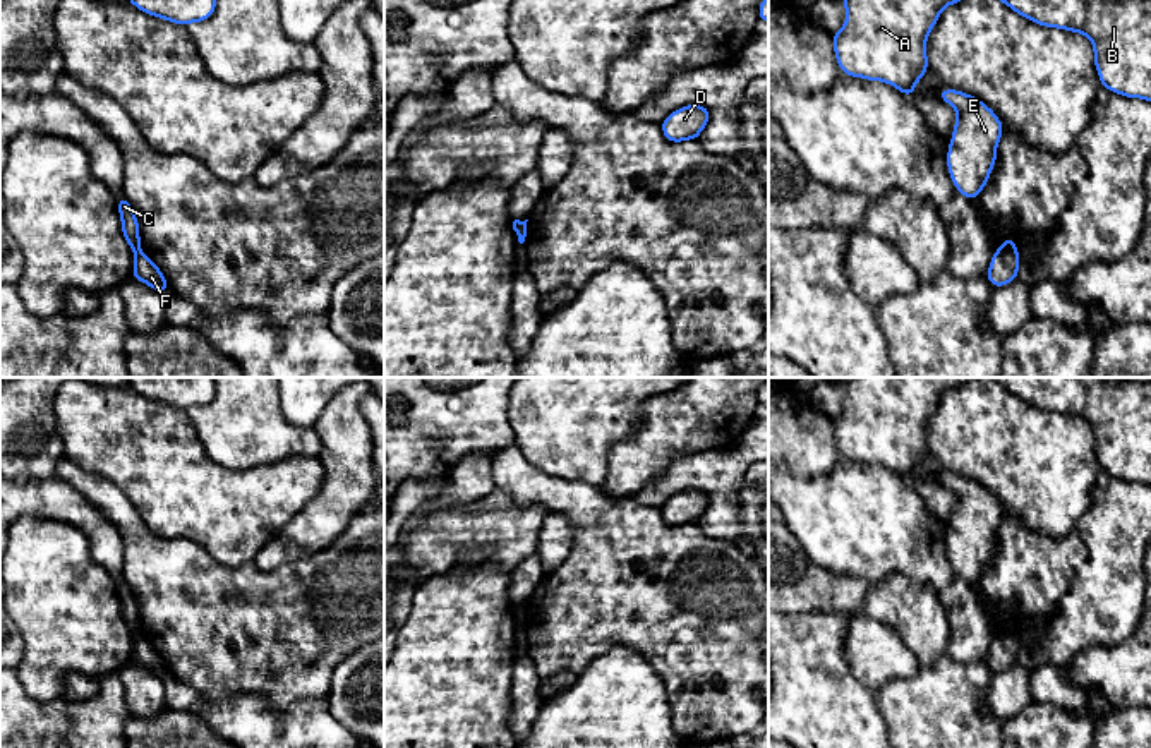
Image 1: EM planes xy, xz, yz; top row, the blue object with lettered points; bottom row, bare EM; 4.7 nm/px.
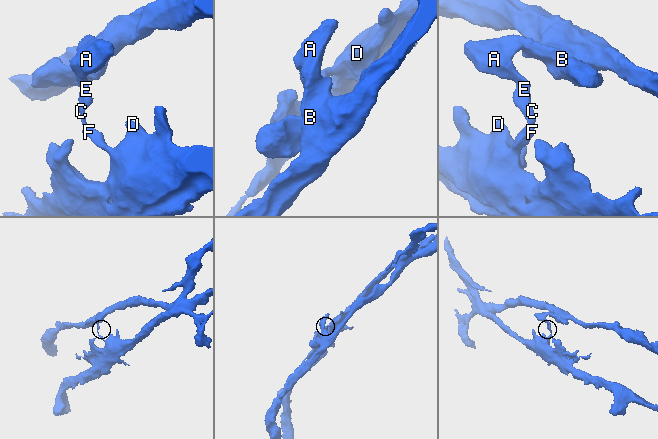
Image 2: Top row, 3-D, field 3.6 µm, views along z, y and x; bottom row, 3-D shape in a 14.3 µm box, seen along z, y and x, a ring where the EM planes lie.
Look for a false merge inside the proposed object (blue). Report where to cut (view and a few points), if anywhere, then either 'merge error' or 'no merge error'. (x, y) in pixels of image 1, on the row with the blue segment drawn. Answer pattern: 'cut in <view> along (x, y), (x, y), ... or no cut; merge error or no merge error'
cut in yz along (997, 249), (1014, 251); merge error

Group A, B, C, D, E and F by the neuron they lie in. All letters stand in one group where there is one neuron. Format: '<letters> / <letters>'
A B C E / D F

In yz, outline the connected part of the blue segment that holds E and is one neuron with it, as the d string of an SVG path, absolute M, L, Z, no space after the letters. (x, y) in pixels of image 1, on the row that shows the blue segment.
M942 89L940 100L957 112L947 151L947 168L959 194L976 199L997 163L997 146L1003 125L981 100L957 89Z

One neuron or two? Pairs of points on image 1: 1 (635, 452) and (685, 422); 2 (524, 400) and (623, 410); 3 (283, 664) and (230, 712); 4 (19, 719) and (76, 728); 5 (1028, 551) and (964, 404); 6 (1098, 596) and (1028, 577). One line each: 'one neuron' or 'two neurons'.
1: one neuron
2: one neuron
3: two neurons
4: one neuron
5: two neurons
6: two neurons

